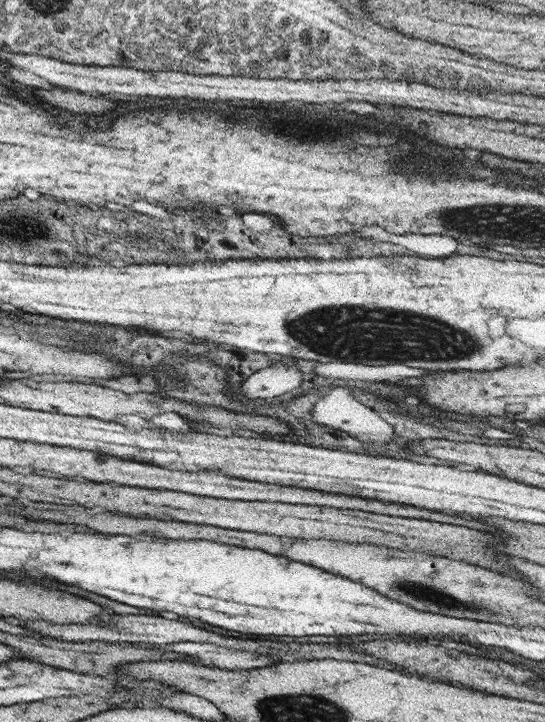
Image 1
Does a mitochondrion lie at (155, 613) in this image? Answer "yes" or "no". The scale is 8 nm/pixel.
no

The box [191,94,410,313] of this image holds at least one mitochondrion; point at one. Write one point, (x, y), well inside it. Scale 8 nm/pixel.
(368, 133)

